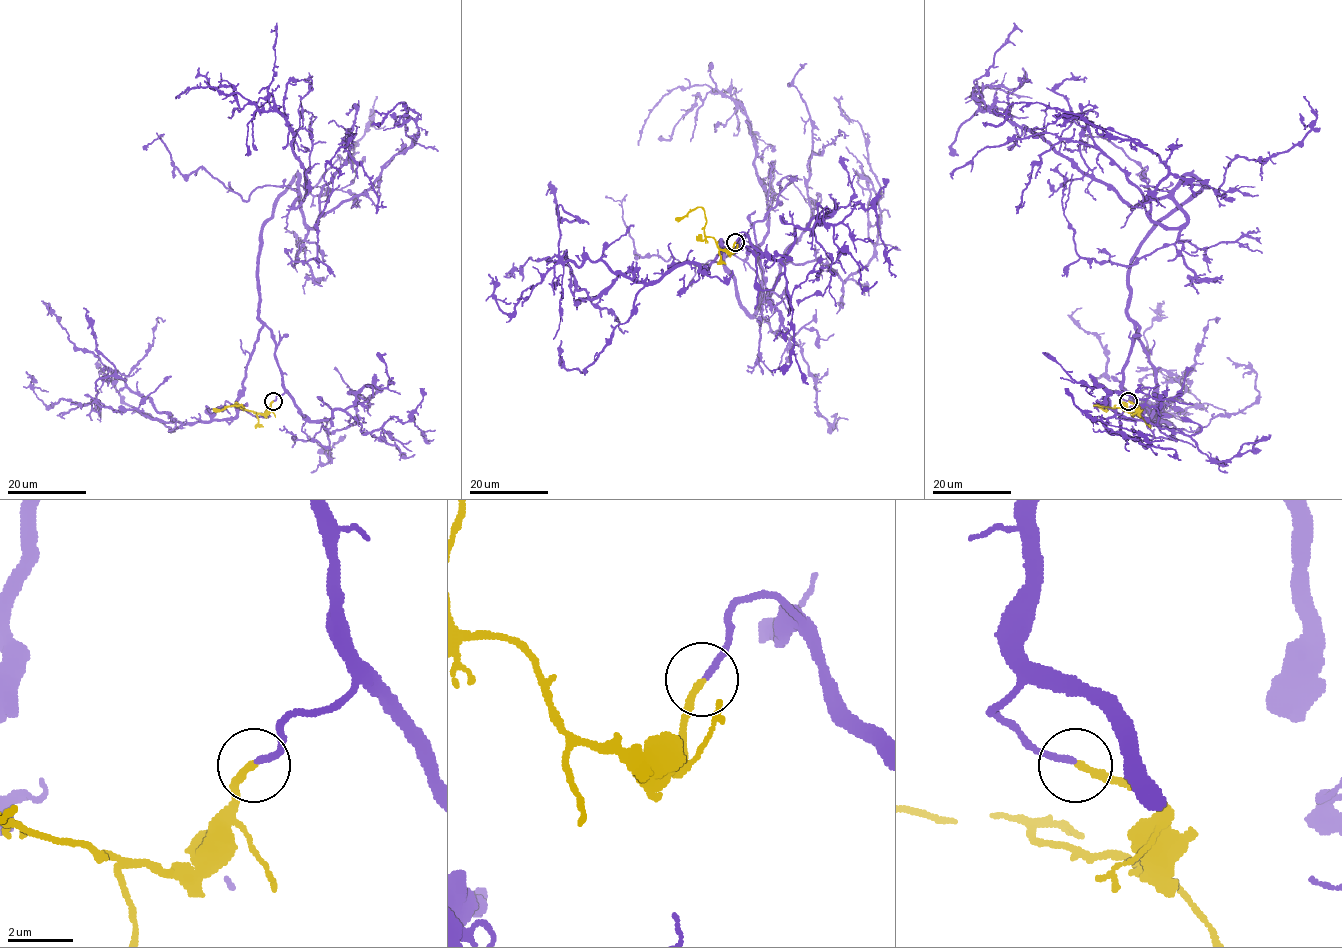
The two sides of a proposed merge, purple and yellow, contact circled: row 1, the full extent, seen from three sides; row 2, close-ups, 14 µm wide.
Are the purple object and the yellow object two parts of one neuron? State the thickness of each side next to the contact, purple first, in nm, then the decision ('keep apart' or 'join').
180/200 nm | join

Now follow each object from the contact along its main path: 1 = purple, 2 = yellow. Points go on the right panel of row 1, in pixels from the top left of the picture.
1: (1128, 401), (1130, 259), (1201, 183), (1183, 178), (1184, 223), (1163, 227), (1150, 149), (1039, 102), (983, 122)
2: (1128, 401), (1138, 406), (1138, 413), (1094, 405), (1105, 409)

